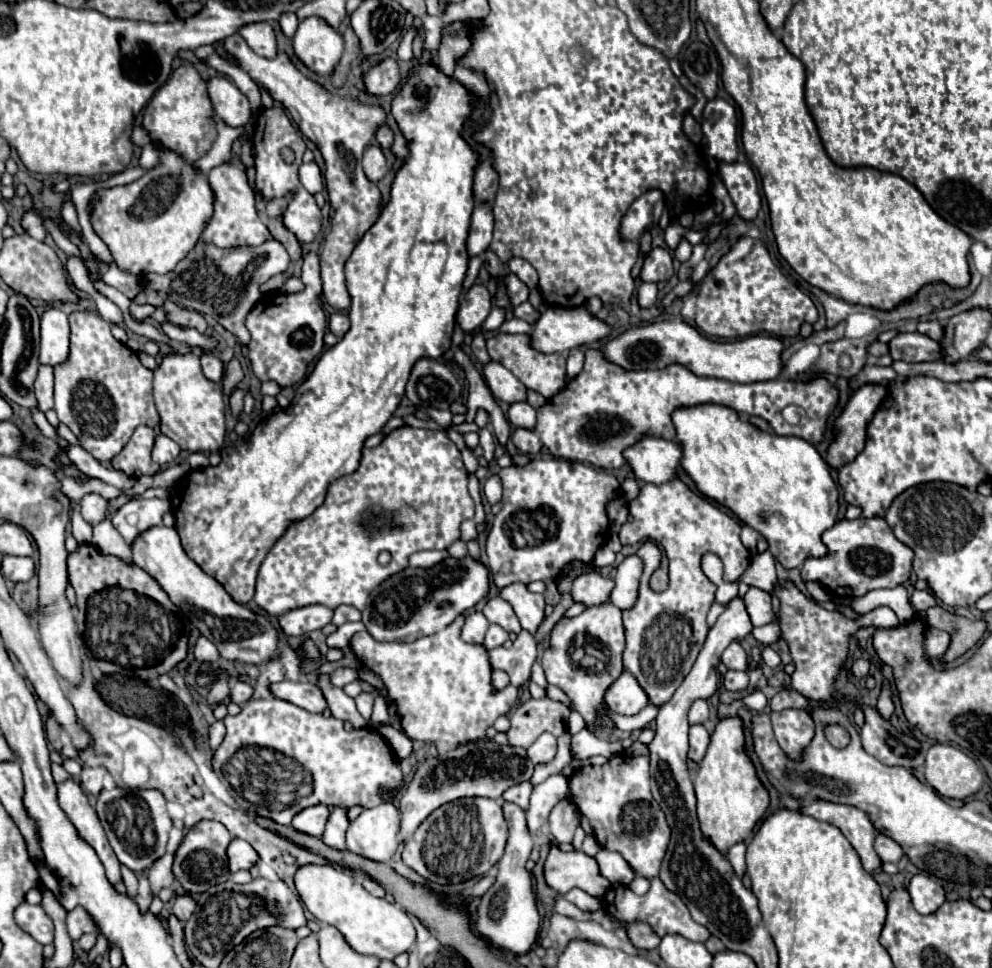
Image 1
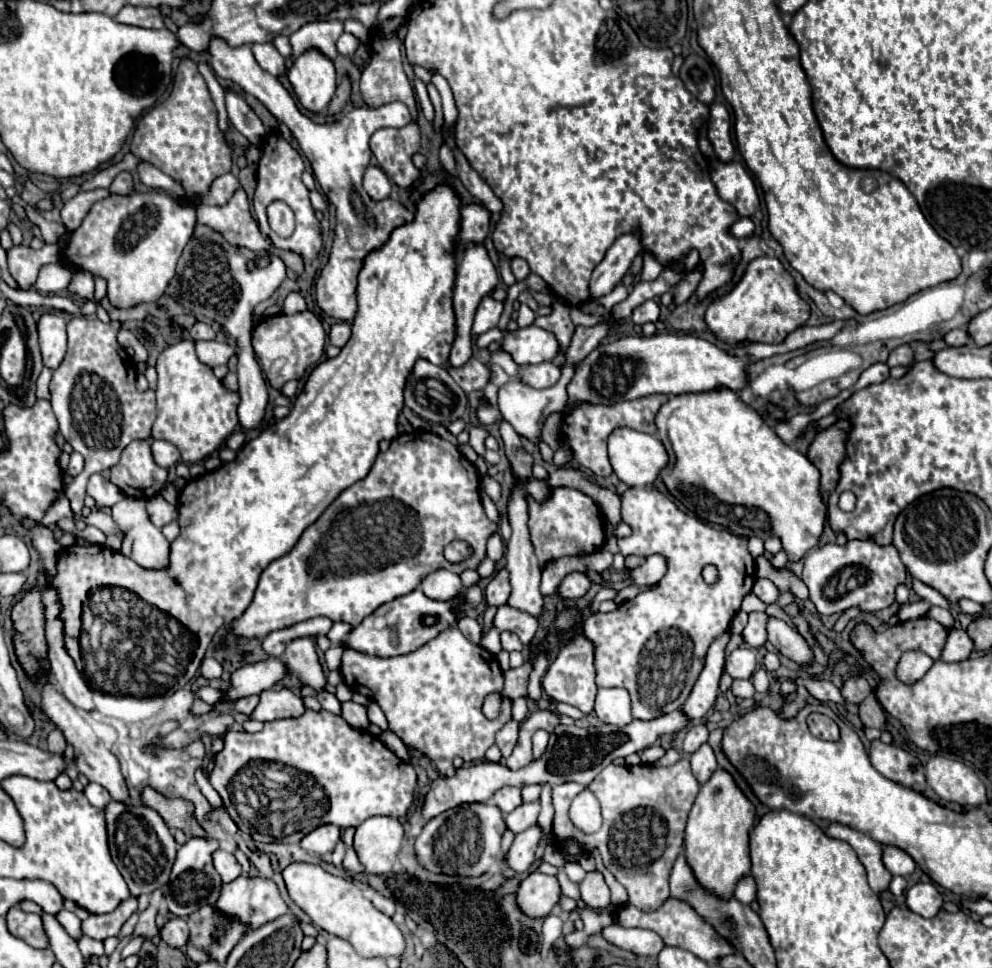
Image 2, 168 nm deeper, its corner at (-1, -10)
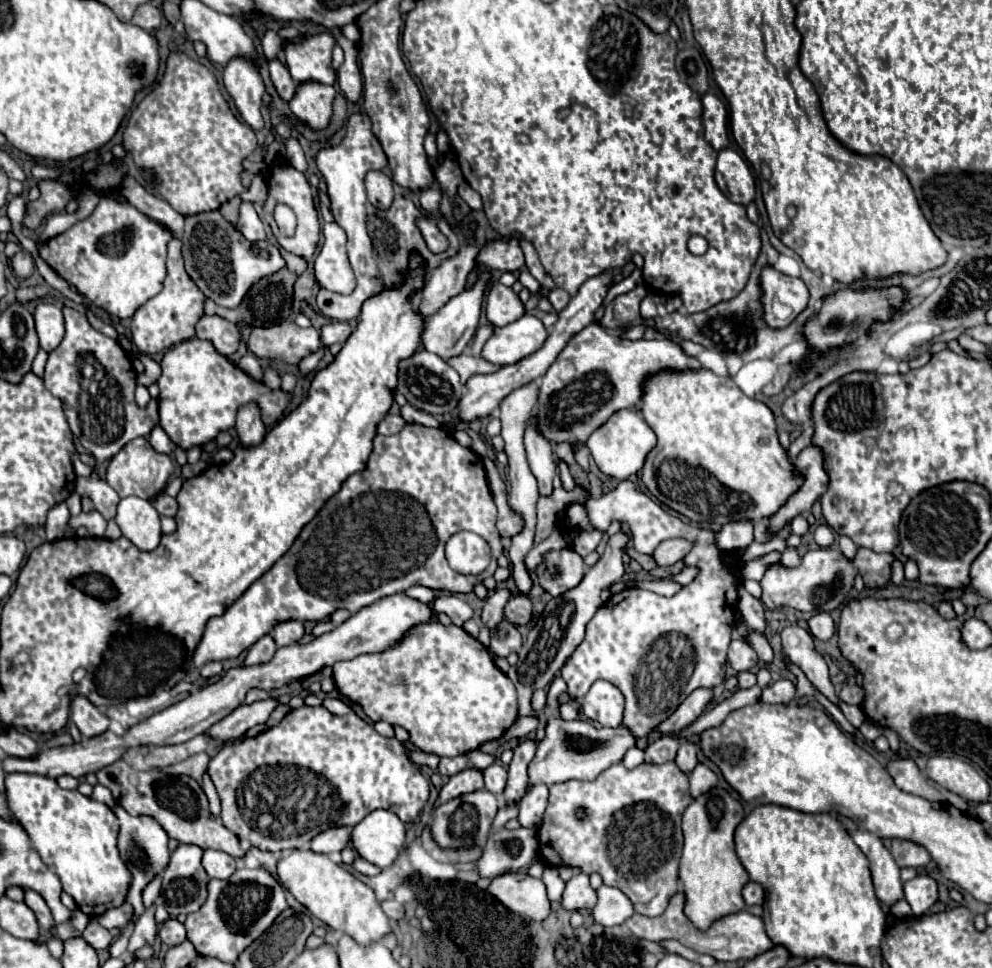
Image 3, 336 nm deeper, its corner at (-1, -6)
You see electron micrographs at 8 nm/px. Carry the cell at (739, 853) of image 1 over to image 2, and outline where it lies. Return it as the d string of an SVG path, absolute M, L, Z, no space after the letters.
M749 875L745 879L741 879L735 887L735 899L741 901L743 905L751 905L757 899L757 885L755 879Z

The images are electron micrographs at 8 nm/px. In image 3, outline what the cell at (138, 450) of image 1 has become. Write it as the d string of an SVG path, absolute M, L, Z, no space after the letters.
M137 437L133 441L129 441L109 463L107 467L107 483L119 493L119 497L129 497L129 495L137 495L141 499L153 499L157 497L165 485L169 475L173 473L173 463L169 459L169 455L161 455L155 453L153 447L149 445L149 441L145 437Z

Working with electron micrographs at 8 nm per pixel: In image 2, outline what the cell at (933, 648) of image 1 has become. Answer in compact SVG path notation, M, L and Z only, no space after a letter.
M953 629L947 637L947 643L945 643L945 649L943 649L943 655L941 659L953 663L953 661L963 661L963 659L969 659L971 653L973 653L973 639L967 635L965 629Z

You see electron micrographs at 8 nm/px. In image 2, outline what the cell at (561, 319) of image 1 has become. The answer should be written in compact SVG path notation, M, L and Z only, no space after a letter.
M529 325L505 333L499 341L499 349L509 353L517 365L535 365L551 361L553 355L557 355L557 339L553 333L537 325Z

